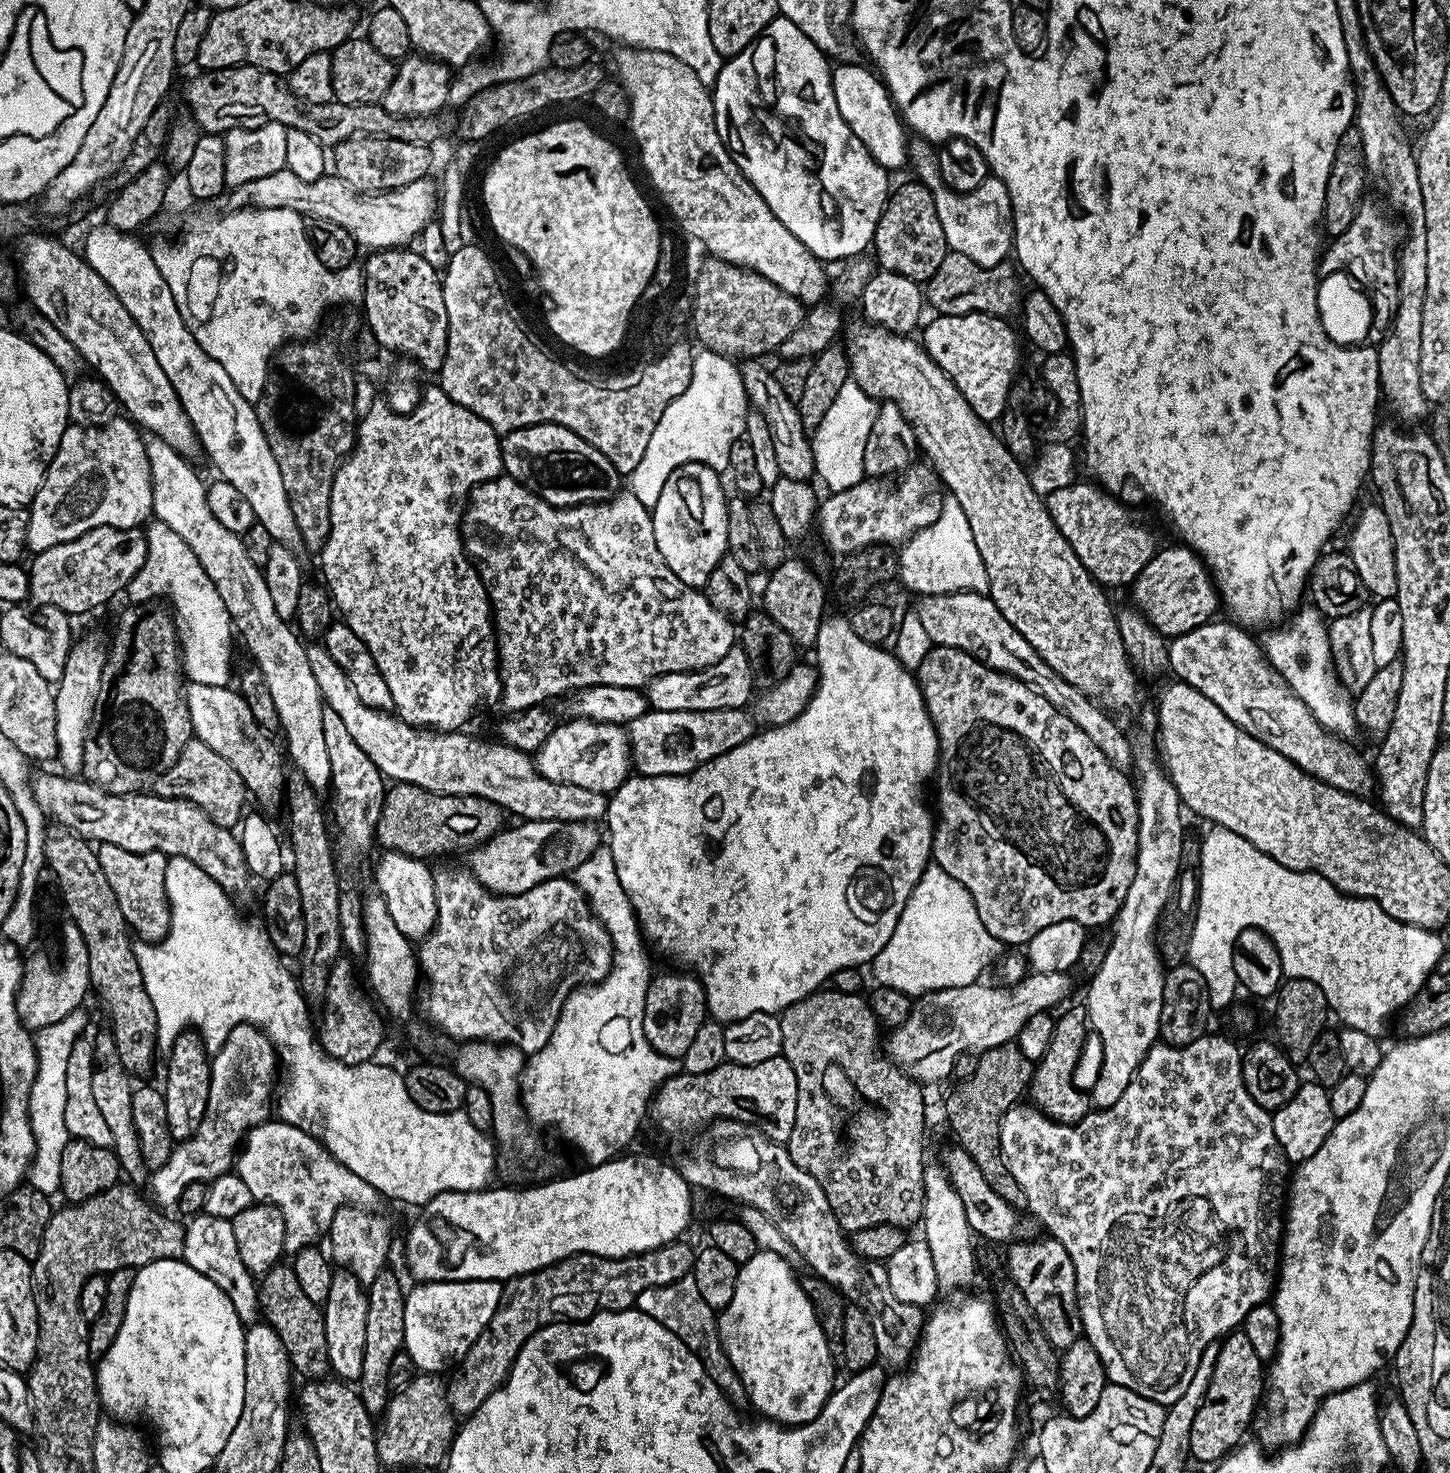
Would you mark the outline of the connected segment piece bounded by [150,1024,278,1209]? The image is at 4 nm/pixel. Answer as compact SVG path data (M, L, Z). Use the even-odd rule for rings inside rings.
M239 1024L211 1061L210 1098L198 1130L192 1139L173 1147L166 1166L151 1173L151 1199L156 1199L155 1203L161 1209L175 1209L182 1198L182 1190L186 1190L190 1182L211 1182L225 1175L233 1167L234 1157L248 1129L257 1128L269 1119L268 1099L272 1096L272 1083L276 1080L278 1057L276 1046L267 1034L254 1030L250 1024Z

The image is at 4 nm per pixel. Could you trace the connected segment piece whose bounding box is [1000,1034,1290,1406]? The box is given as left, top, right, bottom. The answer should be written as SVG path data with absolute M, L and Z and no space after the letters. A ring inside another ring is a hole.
M1205 1034L1181 1048L1157 1042L1148 1051L1148 1056L1138 1066L1136 1077L1130 1086L1126 1086L1122 1098L1118 1098L1114 1106L1089 1111L1076 1124L1059 1124L1031 1103L1017 1102L1006 1110L1000 1123L1000 1149L1010 1174L1014 1174L1014 1182L1018 1182L1026 1194L1027 1211L1036 1215L1037 1222L1048 1231L1045 1233L1051 1239L1066 1246L1066 1254L1070 1254L1070 1262L1074 1262L1080 1327L1094 1350L1098 1350L1098 1358L1102 1358L1107 1383L1126 1386L1126 1390L1134 1390L1134 1394L1142 1394L1142 1398L1150 1398L1165 1406L1173 1404L1185 1393L1203 1351L1229 1332L1239 1329L1246 1314L1250 1314L1254 1306L1265 1303L1273 1295L1278 1279L1278 1265L1282 1260L1282 1233L1286 1228L1282 1209L1286 1204L1286 1189L1290 1184L1290 1161L1284 1157L1282 1146L1274 1134L1272 1113L1258 1106L1258 1102L1254 1102L1246 1090L1241 1059L1241 1049L1236 1049L1224 1036ZM1216 1234L1236 1234L1232 1252L1222 1268L1216 1268ZM1212 1270L1216 1276L1210 1276L1210 1284L1216 1286L1216 1292L1210 1292L1208 1302L1202 1304L1210 1306L1210 1322L1196 1322L1196 1342L1186 1342L1190 1324L1190 1296L1194 1298L1194 1288Z

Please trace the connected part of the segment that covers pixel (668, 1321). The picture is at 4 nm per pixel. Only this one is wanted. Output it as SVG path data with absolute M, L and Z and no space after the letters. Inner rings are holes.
M691 1274L678 1278L676 1282L670 1282L666 1286L642 1290L642 1294L638 1294L635 1307L650 1314L650 1318L662 1322L670 1331L678 1334L678 1338L685 1340L706 1366L706 1374L714 1378L716 1385L733 1404L740 1406L748 1400L748 1390L740 1381L740 1375L734 1370L720 1340L717 1309L712 1308L710 1302L706 1302L706 1298L702 1298L702 1293L698 1291L698 1282L694 1282Z

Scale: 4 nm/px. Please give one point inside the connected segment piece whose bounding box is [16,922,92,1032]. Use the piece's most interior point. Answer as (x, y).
(49, 992)

